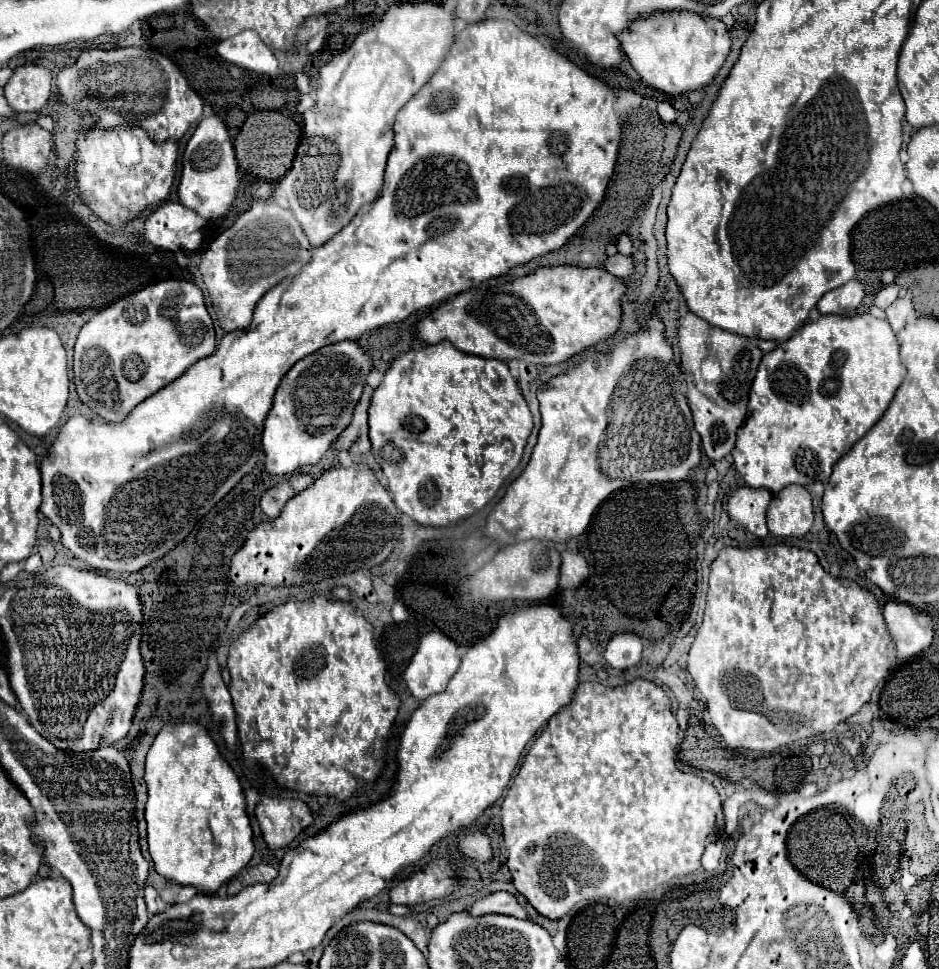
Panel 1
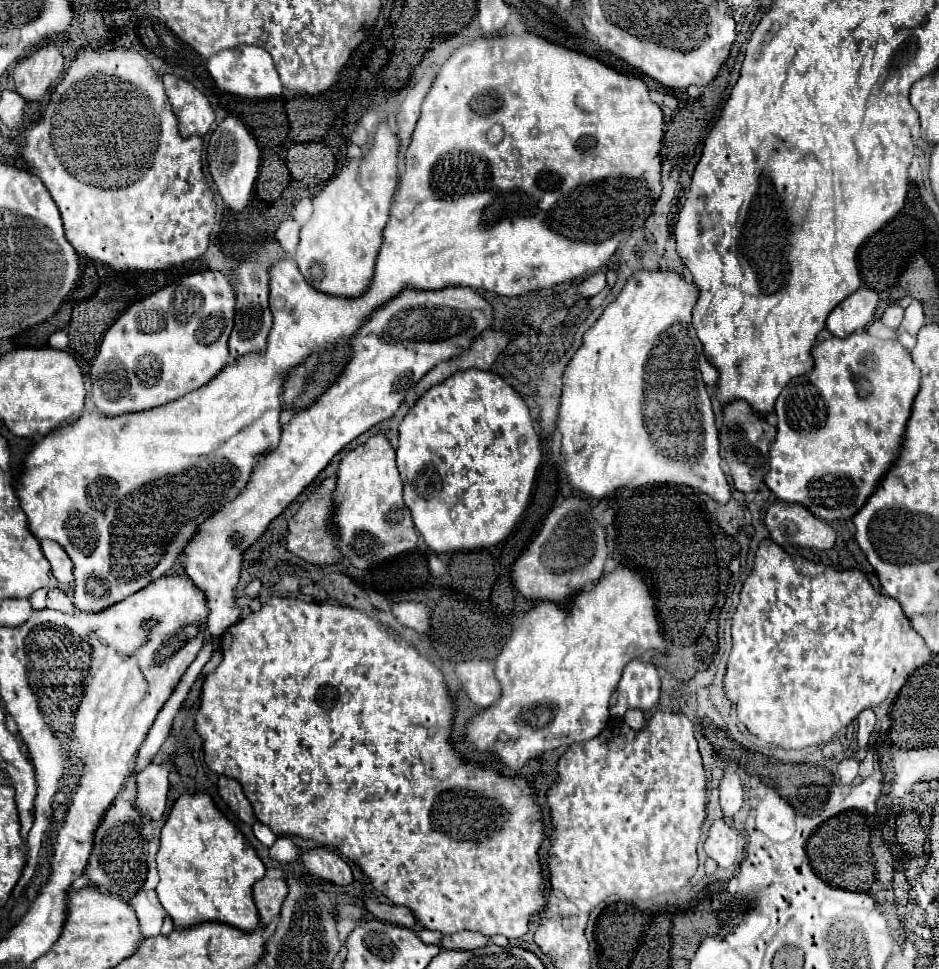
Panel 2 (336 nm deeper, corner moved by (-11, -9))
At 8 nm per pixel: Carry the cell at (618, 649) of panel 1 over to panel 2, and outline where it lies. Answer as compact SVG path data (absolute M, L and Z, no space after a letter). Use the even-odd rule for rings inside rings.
M640 659L630 661L616 693L618 699L610 709L612 717L624 717L628 709L654 711L660 701L660 675L656 667Z

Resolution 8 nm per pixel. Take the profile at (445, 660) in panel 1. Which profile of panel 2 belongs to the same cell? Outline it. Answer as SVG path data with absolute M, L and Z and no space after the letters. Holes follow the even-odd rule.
M464 661L456 665L456 675L470 701L478 707L488 707L502 695L502 687L494 675L494 665L488 661Z

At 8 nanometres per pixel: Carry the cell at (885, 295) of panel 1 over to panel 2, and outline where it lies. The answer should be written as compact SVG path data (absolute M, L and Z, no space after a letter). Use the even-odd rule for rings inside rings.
M894 303L894 305L890 305L890 307L884 311L882 323L884 323L886 327L890 327L890 329L898 329L898 325L900 325L900 321L902 321L902 313L904 313L904 309Z

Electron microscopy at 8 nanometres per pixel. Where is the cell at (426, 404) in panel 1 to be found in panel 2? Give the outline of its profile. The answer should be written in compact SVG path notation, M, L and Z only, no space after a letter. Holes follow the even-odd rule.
M468 369L430 387L408 411L400 423L396 461L404 481L404 501L426 545L434 553L470 551L492 547L512 533L528 507L542 447L524 399L502 377Z

